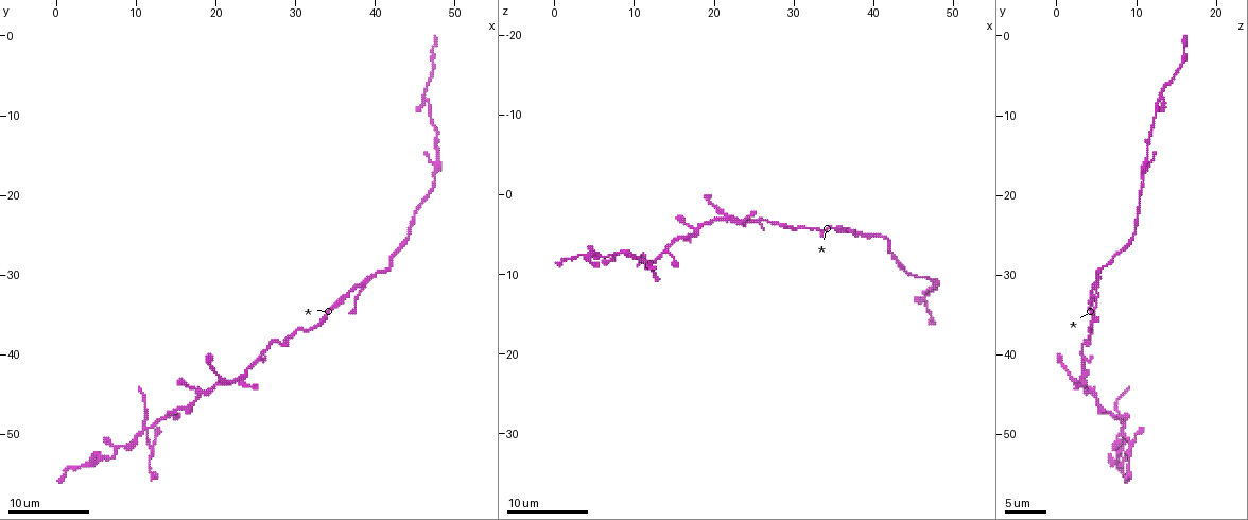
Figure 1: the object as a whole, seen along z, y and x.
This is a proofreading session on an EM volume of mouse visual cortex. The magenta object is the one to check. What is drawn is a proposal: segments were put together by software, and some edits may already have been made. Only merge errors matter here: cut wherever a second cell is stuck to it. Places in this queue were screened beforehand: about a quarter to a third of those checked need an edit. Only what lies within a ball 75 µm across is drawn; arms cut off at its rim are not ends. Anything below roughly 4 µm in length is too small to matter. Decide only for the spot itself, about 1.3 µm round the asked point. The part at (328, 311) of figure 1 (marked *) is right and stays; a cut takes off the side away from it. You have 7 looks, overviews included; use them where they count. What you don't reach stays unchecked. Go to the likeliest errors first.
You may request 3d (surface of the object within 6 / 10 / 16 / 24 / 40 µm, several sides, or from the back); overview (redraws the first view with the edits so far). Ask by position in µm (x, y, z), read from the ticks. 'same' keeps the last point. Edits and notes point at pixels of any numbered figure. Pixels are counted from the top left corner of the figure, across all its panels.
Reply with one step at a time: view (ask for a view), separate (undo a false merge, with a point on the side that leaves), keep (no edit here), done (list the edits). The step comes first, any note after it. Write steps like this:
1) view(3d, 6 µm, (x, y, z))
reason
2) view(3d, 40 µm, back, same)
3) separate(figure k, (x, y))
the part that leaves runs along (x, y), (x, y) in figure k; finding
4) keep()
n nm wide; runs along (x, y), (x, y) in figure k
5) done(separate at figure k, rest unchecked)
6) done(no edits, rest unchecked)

view(3d, 6 µm, (11.0, 49.6, 8.2))
four or more arms meet

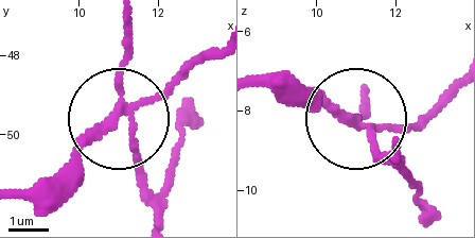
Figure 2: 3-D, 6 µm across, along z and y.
separate(figure 2, (136, 164))
two cells meet here

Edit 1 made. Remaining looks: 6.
view(overview)

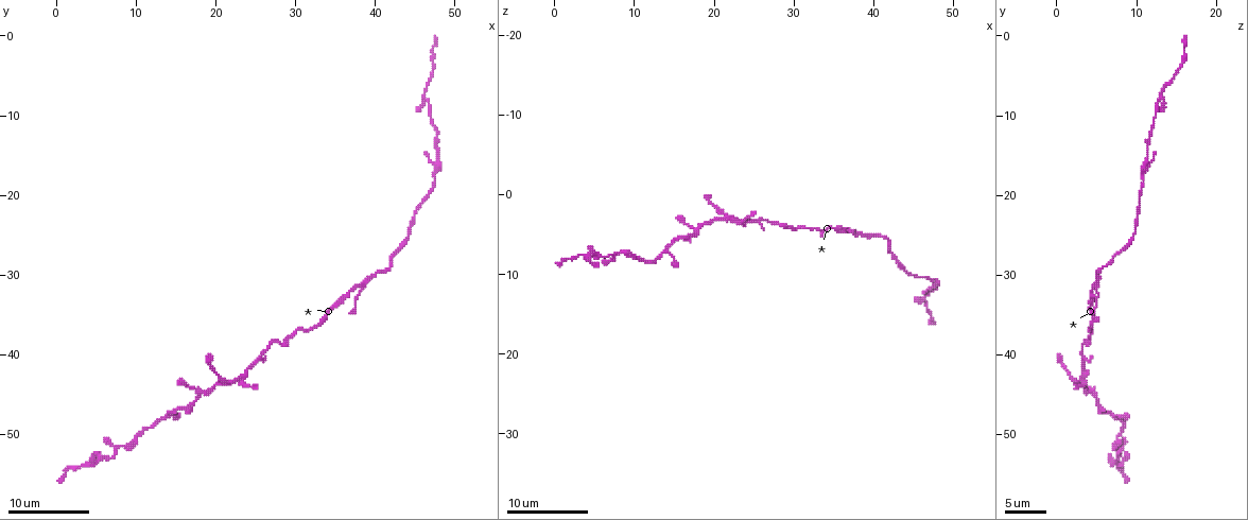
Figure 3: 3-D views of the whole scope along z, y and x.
view(3d, 6 µm, (21.6, 43.4, 2.6))
a fork

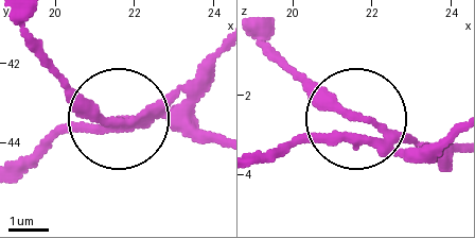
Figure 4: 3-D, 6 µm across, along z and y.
keep()
all the same cell

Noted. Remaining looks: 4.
view(3d, 10 µm, (38.2, 31.2, 5.0))
thick turns thin

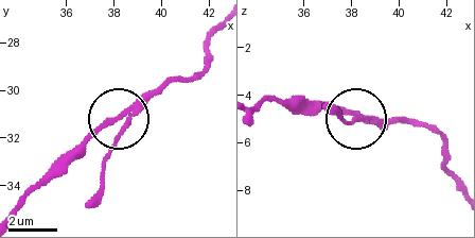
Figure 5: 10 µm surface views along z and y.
keep()
runs along (24, 197), (166, 79) in figure 5; all the same cell

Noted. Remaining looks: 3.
view(3d, 10 µm, (48.2, 15.6, 11.4))
two arms in line, one across

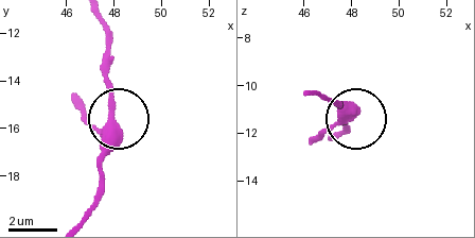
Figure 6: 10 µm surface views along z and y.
keep()
runs along (81, 217), (102, 173), (102, 137), (113, 113), (107, 60) in figure 6; continuous, no second cell

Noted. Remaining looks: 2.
done(separate at figure 2, rest unchecked)

